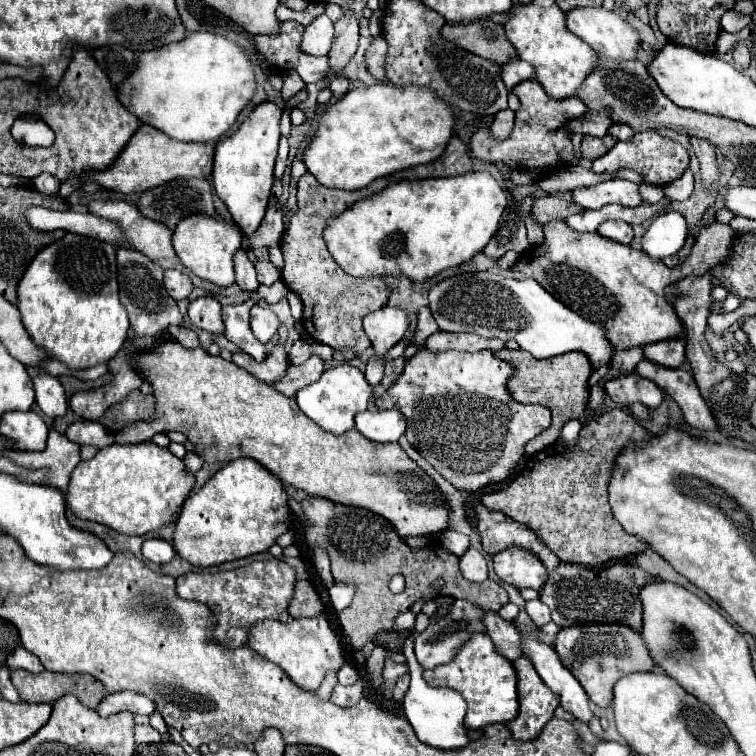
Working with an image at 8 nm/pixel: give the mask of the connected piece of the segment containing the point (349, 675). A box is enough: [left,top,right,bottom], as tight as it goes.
[337,665,359,685]

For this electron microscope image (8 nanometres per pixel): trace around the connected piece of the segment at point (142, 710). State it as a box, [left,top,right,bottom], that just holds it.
[97,691,155,717]

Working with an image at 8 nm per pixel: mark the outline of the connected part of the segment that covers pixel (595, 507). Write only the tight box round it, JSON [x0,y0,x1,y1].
[482,411,647,567]

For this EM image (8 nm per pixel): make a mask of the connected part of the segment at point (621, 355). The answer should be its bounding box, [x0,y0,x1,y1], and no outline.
[603,347,643,381]

